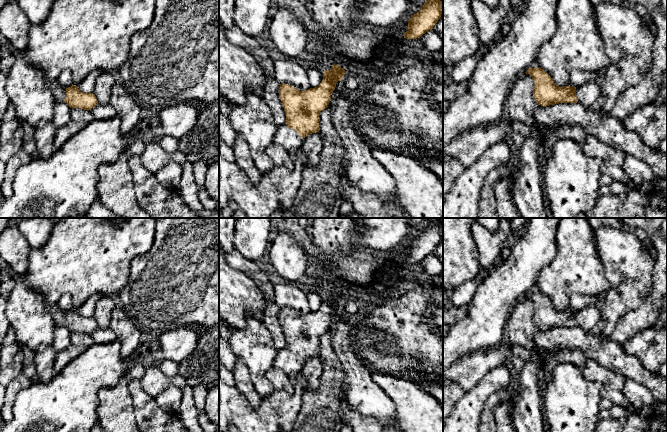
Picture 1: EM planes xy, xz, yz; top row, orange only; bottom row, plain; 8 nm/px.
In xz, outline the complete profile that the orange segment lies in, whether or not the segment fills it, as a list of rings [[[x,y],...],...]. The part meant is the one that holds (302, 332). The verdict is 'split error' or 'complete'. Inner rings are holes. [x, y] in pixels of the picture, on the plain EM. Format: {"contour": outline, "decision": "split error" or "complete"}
{"contour": [[[339,289],[325,294],[321,307],[308,314],[300,315],[292,309],[280,308],[281,323],[286,347],[278,350],[273,367],[287,375],[298,373],[309,358],[319,356],[319,339],[328,331],[338,305],[346,298]]], "decision": "split error"}

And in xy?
{"contour": [[[47,304],[46,308],[50,312],[56,326],[65,326],[70,332],[91,334],[98,328],[93,317],[83,317],[76,309],[64,312],[57,304]]], "decision": "split error"}

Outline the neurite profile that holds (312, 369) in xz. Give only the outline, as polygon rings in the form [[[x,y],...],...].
[[[319,356],[309,358],[303,362],[302,374],[308,381],[308,387],[306,391],[314,392],[320,383],[320,376],[323,372],[323,364]]]

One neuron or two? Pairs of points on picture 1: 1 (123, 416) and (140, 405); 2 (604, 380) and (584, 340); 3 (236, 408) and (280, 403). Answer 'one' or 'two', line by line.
1: two
2: two
3: one

